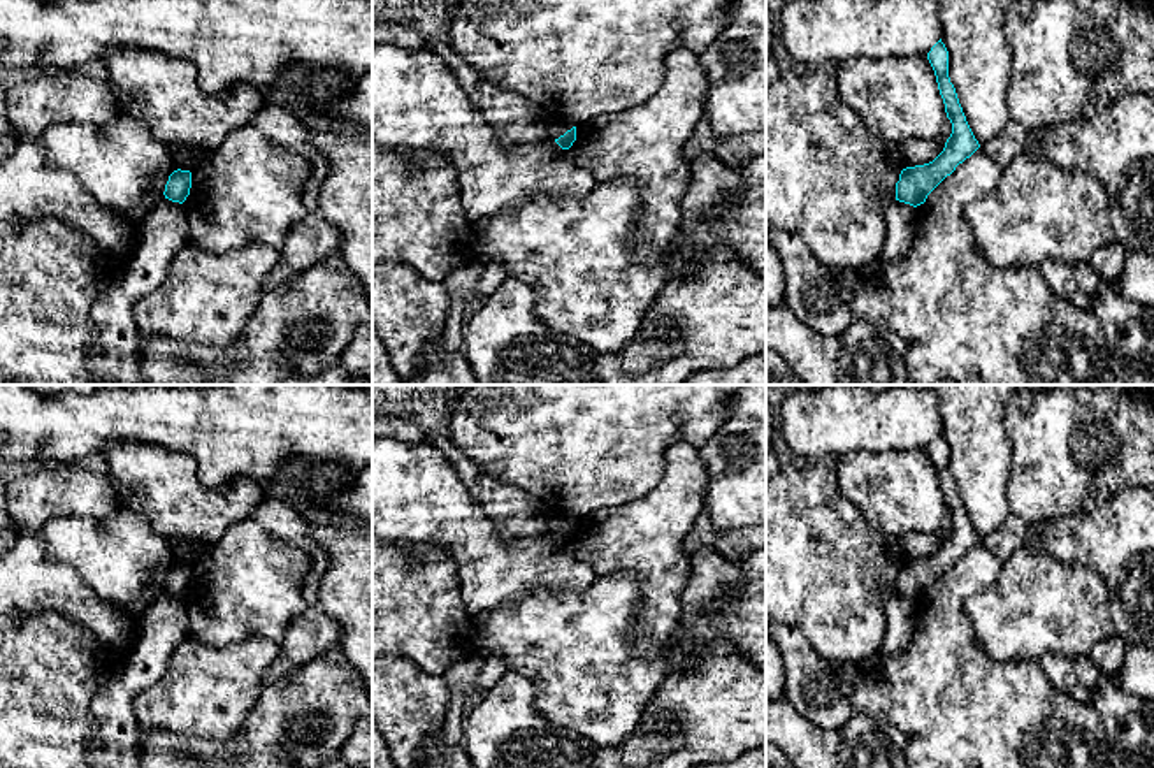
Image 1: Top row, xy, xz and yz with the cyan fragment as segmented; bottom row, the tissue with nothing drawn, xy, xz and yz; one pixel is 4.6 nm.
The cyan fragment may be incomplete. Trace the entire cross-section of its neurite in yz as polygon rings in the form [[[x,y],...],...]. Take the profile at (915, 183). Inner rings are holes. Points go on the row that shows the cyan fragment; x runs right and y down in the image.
[[[941,39],[931,47],[927,60],[934,70],[947,118],[952,123],[952,134],[943,151],[933,162],[901,170],[896,183],[896,200],[913,207],[924,204],[927,195],[980,148],[966,121],[956,88],[950,83],[948,51]]]

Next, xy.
[[[177,169],[169,176],[163,195],[172,202],[183,204],[190,195],[190,188],[191,188],[191,172]]]

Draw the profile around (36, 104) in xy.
[[[79,69],[7,84],[5,102],[9,121],[21,141],[37,141],[58,123],[104,125],[121,114],[112,86]]]

